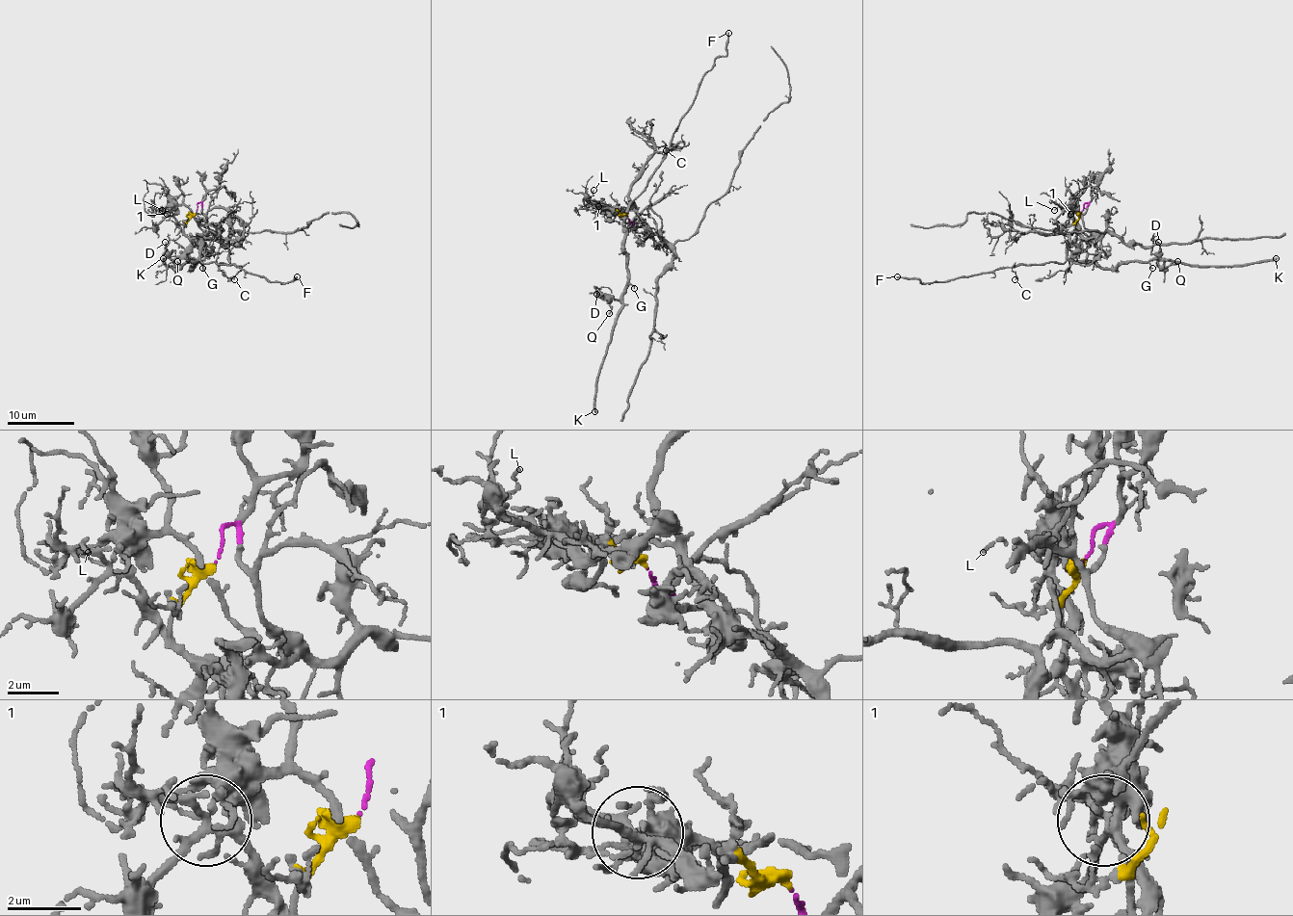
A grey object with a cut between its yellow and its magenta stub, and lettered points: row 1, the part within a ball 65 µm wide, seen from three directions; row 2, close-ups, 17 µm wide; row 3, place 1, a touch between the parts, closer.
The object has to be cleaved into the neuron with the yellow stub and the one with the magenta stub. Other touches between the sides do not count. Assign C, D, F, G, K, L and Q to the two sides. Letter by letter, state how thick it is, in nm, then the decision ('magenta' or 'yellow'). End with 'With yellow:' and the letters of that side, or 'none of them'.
C: calibre 200 nm; yellow
D: calibre 160 nm; yellow
F: calibre 180 nm; yellow
G: calibre 110 nm; yellow
K: calibre 280 nm; yellow
L: calibre 100 nm; yellow
Q: calibre 120 nm; yellow
With yellow: C, D, F, G, K, L, Q

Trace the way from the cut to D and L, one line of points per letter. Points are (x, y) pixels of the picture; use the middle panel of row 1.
D: (627, 216), (616, 211), (624, 214), (627, 287), (620, 297), (597, 294)
L: (627, 216), (614, 211), (609, 213), (592, 202), (589, 197), (593, 191)

